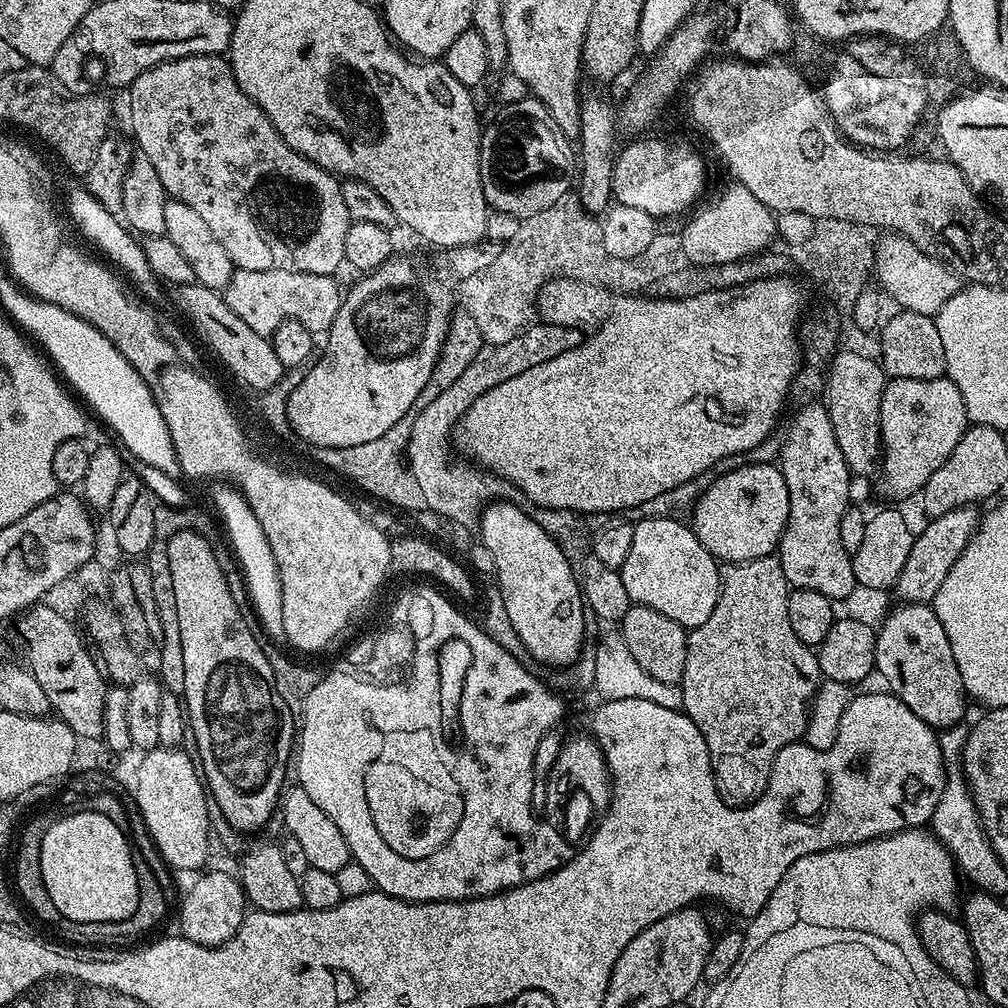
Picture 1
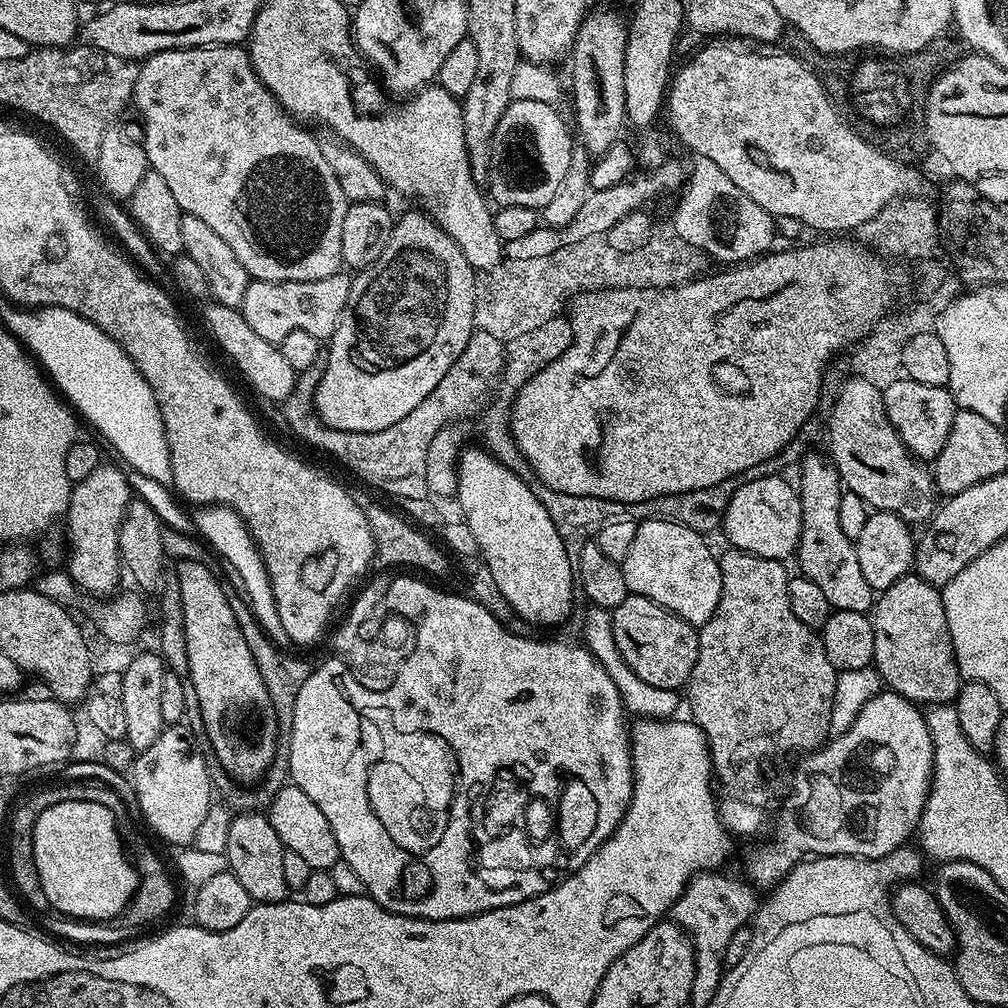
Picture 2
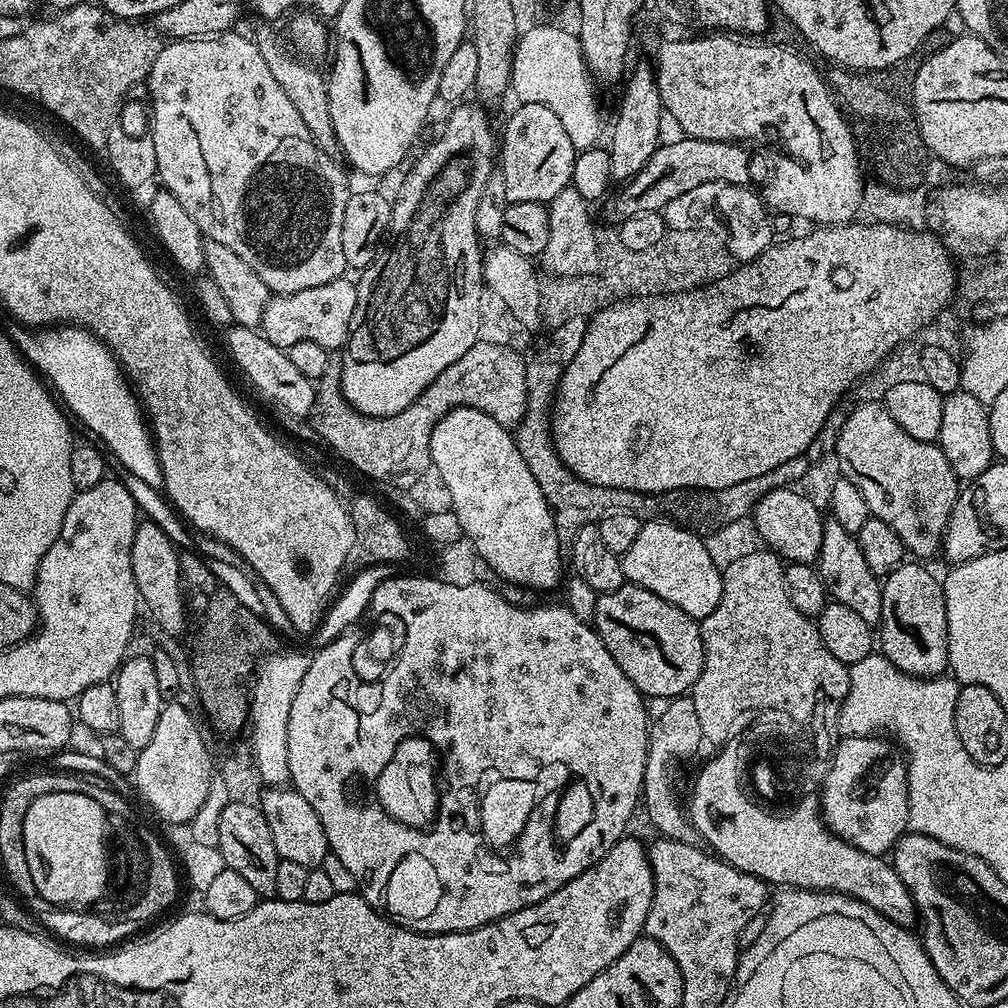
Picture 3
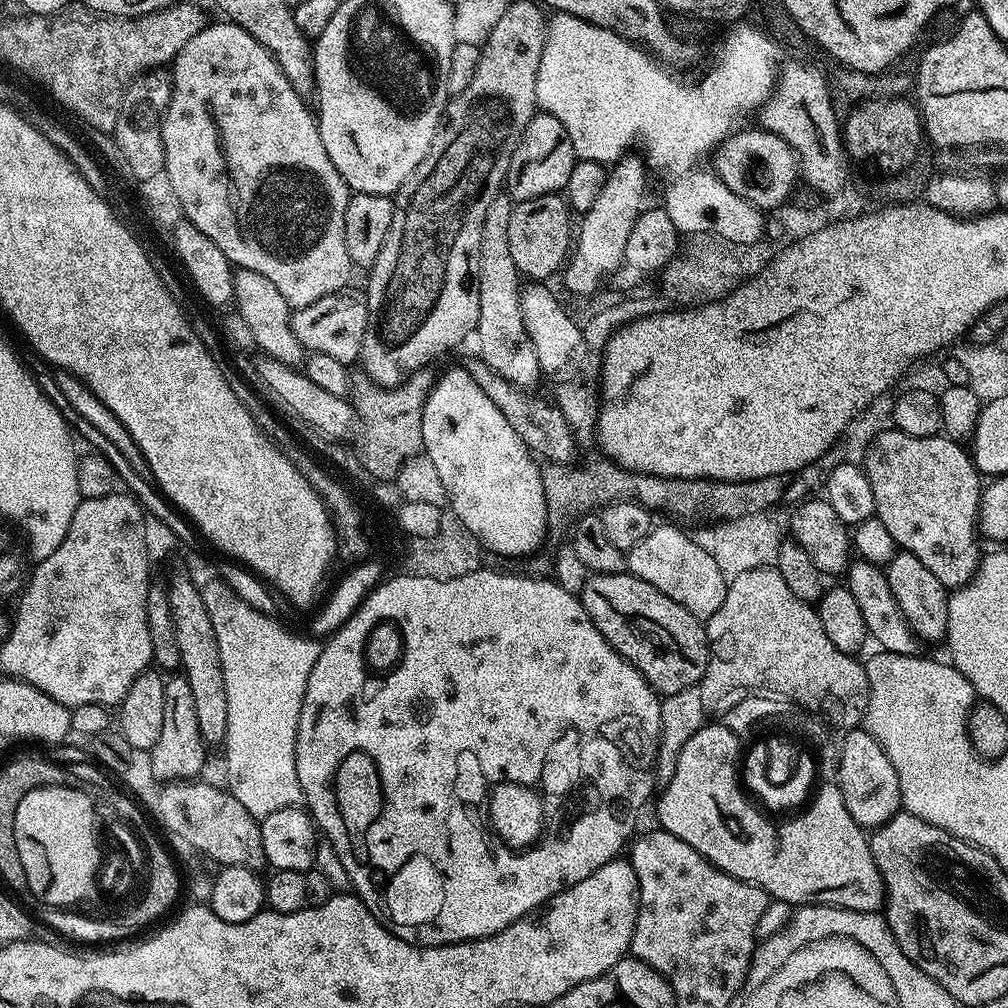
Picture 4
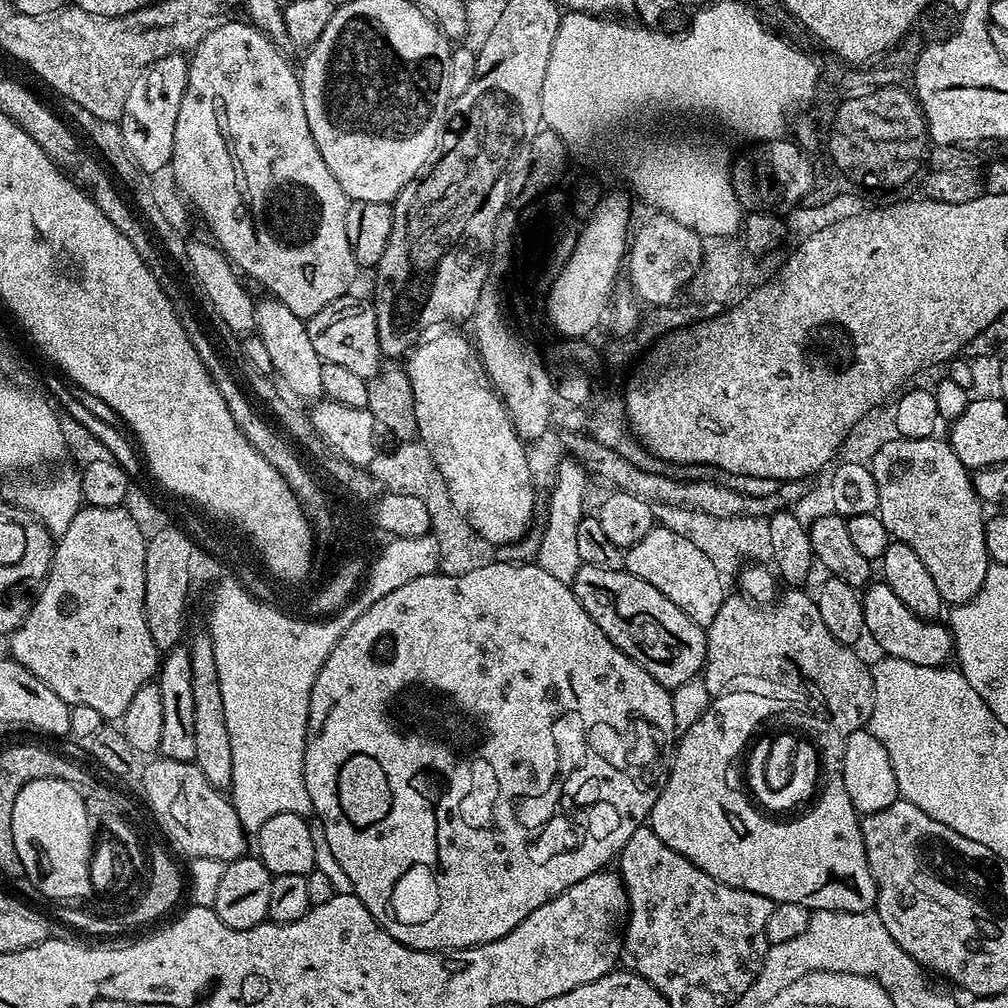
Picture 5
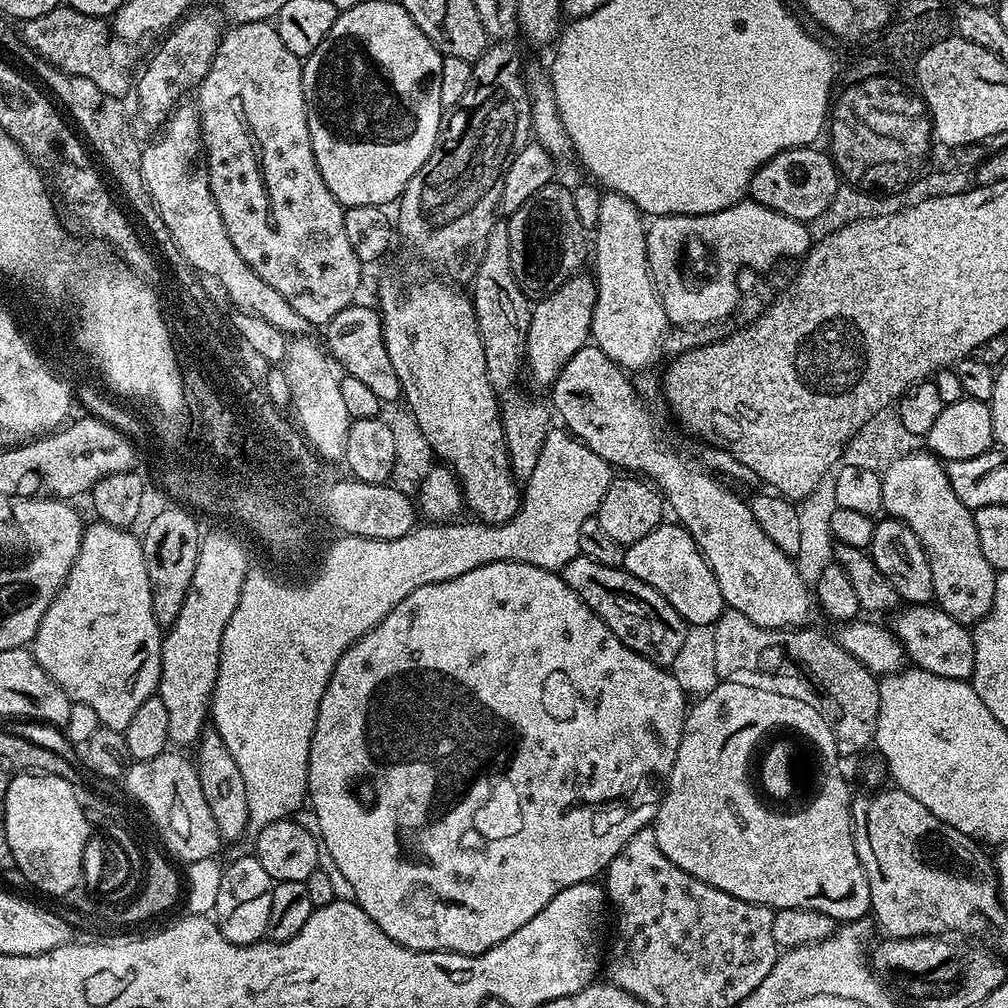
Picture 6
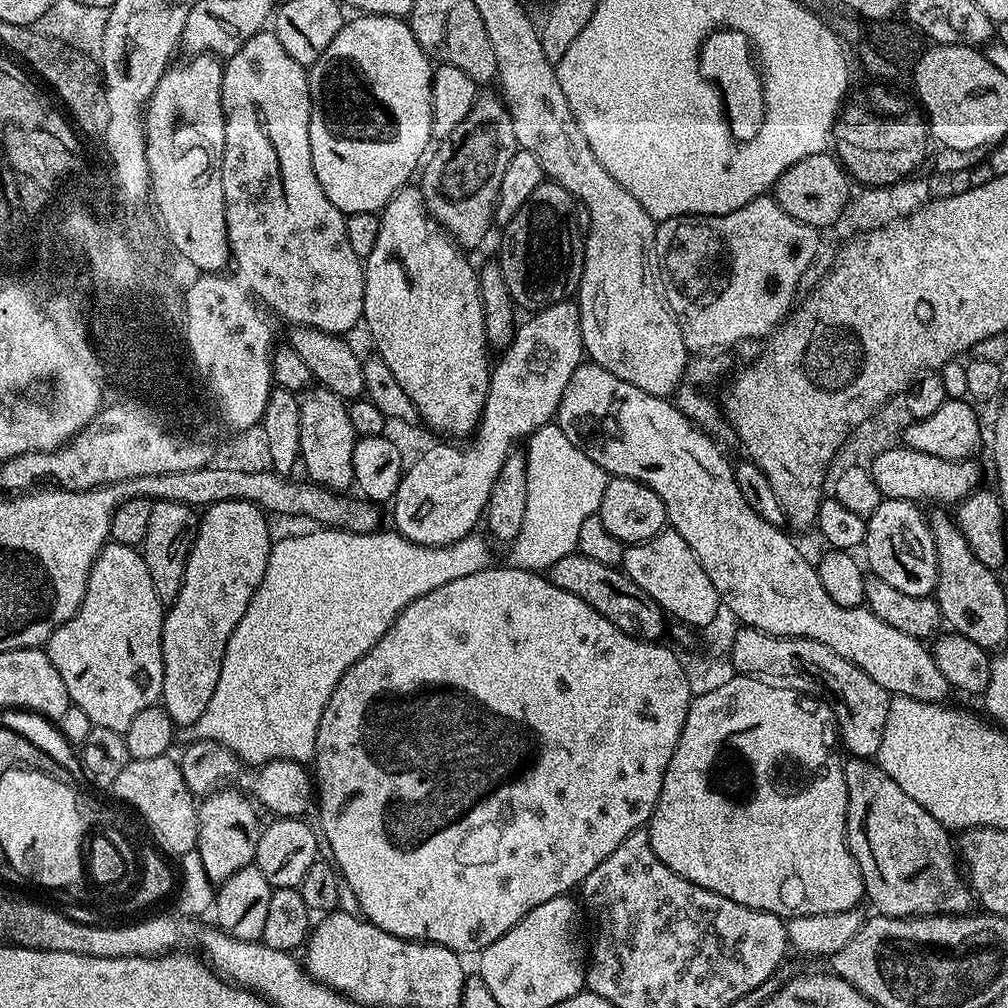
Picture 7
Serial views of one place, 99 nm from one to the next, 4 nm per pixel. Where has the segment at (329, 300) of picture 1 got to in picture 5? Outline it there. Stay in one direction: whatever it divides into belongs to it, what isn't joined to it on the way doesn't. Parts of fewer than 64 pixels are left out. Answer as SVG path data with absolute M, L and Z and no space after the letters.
M349 294L322 306L318 314L307 317L308 333L314 350L325 364L337 364L370 381L381 371L382 353L378 342L376 310L371 303Z

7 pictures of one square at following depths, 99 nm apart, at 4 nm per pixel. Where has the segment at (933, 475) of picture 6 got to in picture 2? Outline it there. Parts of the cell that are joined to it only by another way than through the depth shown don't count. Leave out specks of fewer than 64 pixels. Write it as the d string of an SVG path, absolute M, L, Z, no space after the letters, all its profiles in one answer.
M857 375L851 379L841 386L828 416L826 452L838 470L841 485L858 494L869 509L893 512L912 526L923 525L933 518L938 507L932 473L908 451L902 438L898 438L886 414L882 389Z

